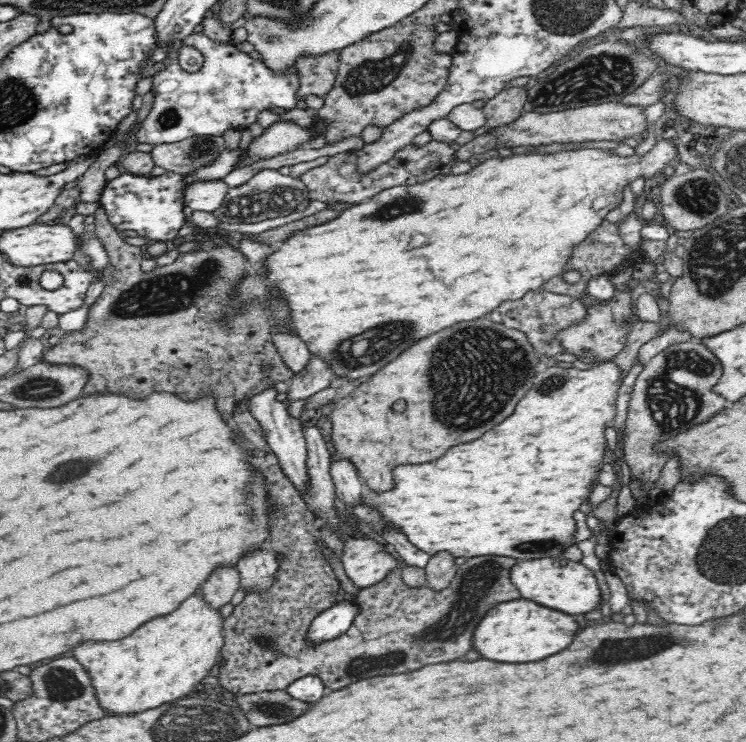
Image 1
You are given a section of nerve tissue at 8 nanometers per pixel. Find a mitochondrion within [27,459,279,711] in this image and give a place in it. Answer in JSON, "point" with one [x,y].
{"point":[60,682]}

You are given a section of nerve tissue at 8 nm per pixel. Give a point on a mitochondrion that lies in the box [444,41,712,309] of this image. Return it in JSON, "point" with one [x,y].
{"point":[607,75]}

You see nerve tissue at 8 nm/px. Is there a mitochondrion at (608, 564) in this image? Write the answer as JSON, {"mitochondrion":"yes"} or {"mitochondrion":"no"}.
{"mitochondrion":"no"}

